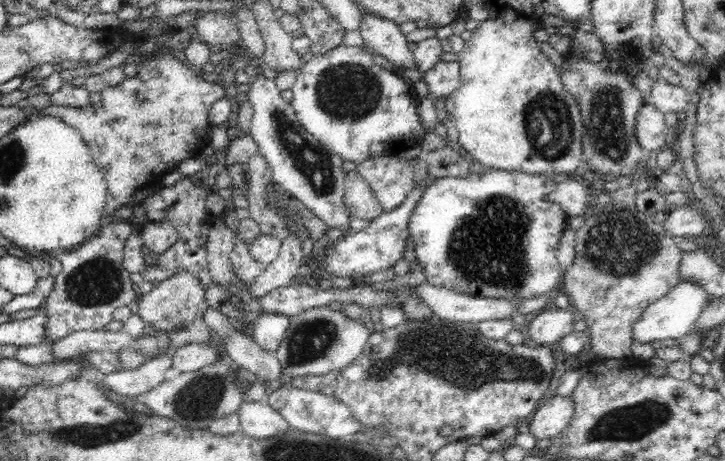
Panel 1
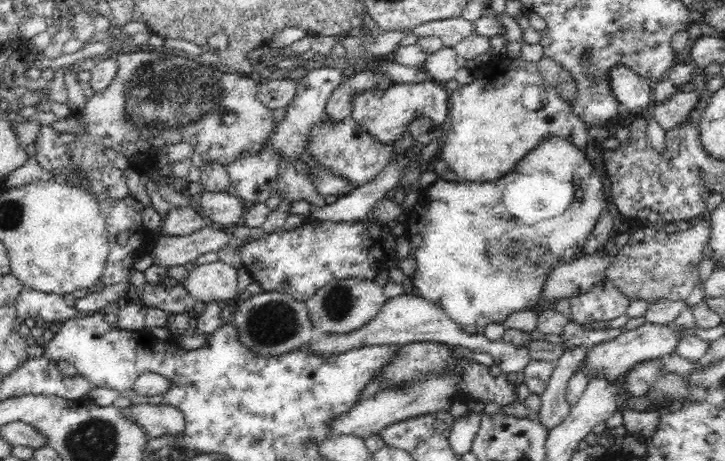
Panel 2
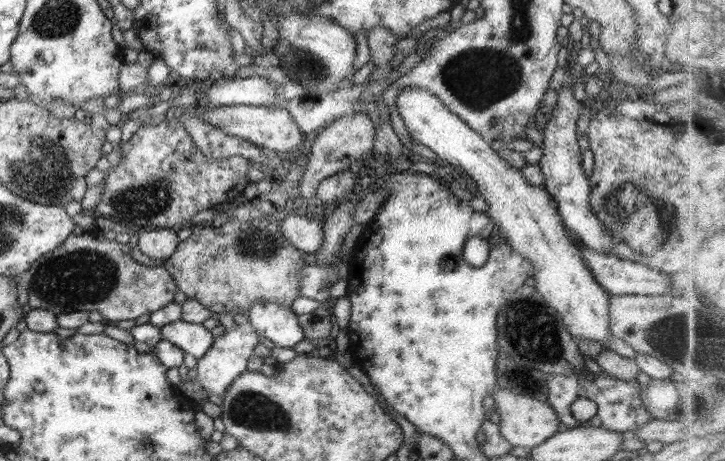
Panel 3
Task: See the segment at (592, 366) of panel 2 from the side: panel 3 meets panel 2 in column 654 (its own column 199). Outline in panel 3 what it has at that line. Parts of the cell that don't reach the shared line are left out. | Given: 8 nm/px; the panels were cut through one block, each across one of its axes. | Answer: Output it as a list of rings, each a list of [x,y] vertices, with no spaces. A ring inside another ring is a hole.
[[[175,320],[160,329],[161,337],[192,354],[197,359],[202,358],[214,344],[214,336],[202,324],[192,324],[184,320]]]

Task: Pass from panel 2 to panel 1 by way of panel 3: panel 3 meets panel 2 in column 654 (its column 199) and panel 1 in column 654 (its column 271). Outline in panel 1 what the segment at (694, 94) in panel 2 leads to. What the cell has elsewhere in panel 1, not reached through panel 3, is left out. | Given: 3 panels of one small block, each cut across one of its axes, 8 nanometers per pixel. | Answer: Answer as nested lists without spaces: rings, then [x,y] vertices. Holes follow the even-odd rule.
[[[648,103],[640,108],[634,127],[636,127],[636,139],[649,157],[664,147],[667,133],[664,113],[653,104]]]

